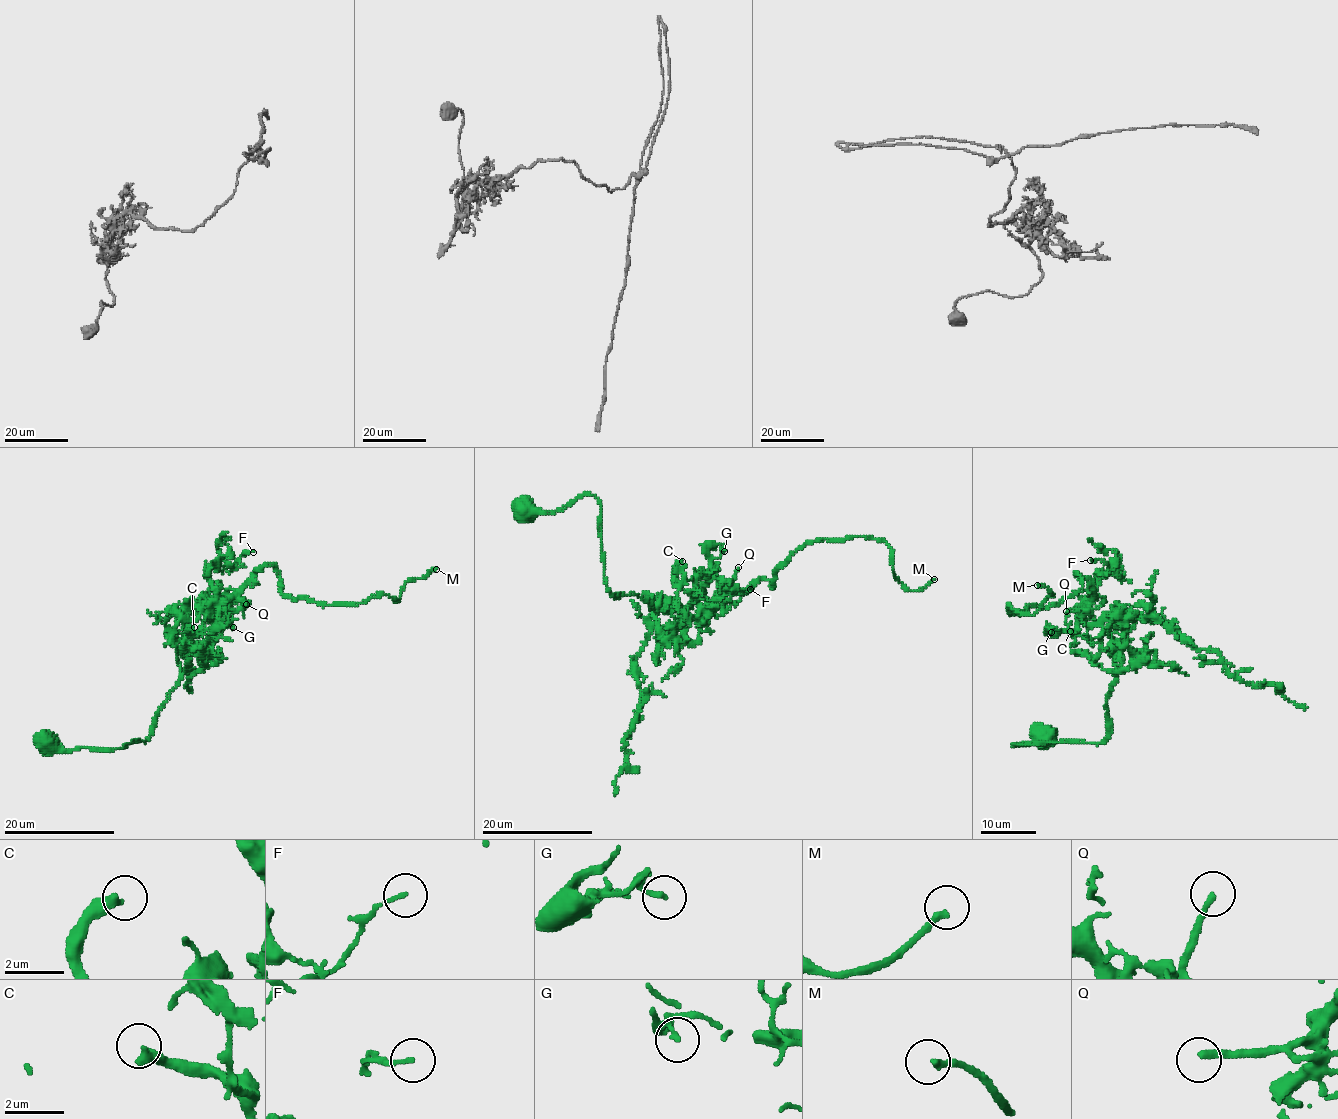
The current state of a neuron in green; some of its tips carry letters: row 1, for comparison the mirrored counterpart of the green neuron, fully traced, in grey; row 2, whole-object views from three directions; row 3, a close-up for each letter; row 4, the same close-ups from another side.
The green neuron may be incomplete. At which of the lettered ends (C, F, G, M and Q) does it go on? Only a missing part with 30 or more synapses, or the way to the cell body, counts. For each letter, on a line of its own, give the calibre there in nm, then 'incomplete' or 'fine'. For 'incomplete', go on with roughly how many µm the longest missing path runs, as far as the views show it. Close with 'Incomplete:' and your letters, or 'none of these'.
C: calibre 360 nm; fine
F: calibre 110 nm; fine
G: calibre 170 nm; fine
M: calibre 240 nm; incomplete; missing 110 µm
Q: calibre 220 nm; incomplete; missing 20 µm
Incomplete: M, Q

